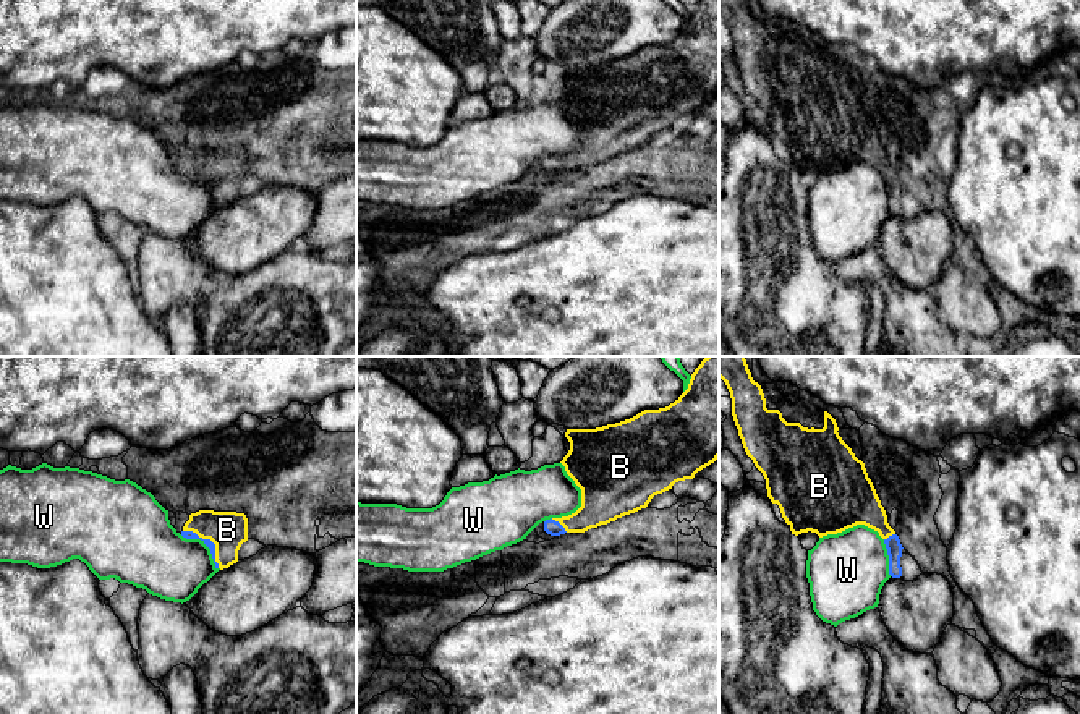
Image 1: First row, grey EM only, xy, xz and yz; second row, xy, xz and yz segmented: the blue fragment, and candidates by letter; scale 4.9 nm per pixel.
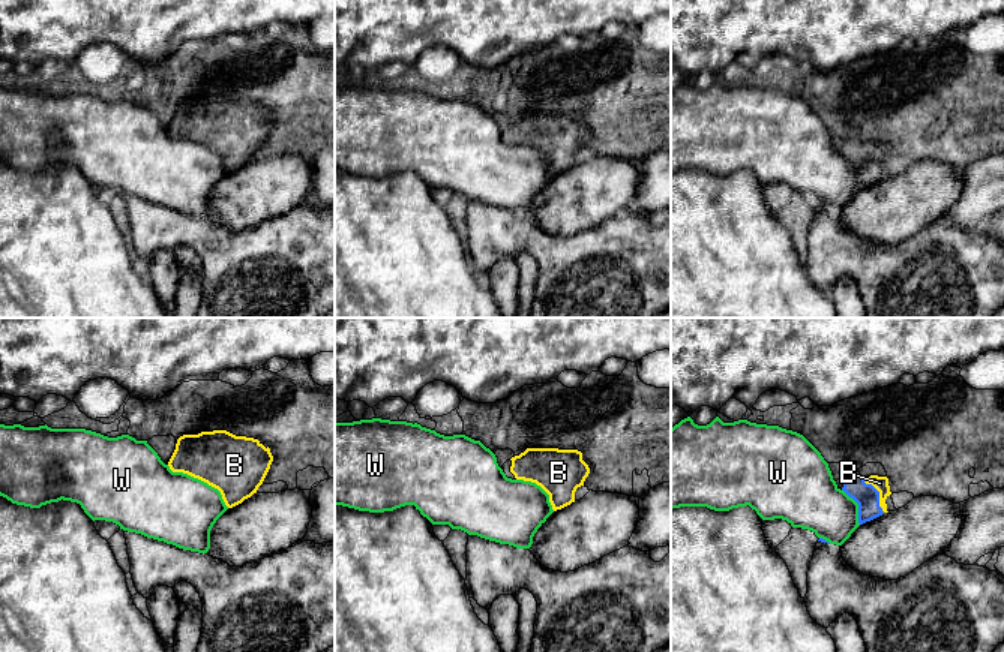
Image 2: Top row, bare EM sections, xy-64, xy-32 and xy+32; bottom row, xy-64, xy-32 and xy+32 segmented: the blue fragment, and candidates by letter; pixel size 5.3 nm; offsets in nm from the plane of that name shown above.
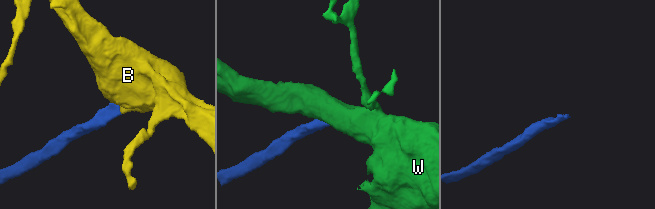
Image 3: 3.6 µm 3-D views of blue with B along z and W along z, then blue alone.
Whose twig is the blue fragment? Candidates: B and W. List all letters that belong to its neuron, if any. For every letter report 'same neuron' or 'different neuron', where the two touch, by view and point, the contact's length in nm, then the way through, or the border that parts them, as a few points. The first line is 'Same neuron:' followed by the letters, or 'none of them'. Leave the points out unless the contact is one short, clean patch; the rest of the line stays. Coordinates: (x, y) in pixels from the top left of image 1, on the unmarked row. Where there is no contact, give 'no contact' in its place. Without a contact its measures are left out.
Same neuron: B
B: same neuron; meets blue in xy at (211, 178); contact 260 nm long; runs through xy (188, 172), (198, 172), (211, 178), (227, 167)
W: different neuron; meets blue in xy at (204, 180); contact 260 nm long; border along xy (180, 172), (199, 177), (209, 186), (217, 206)

